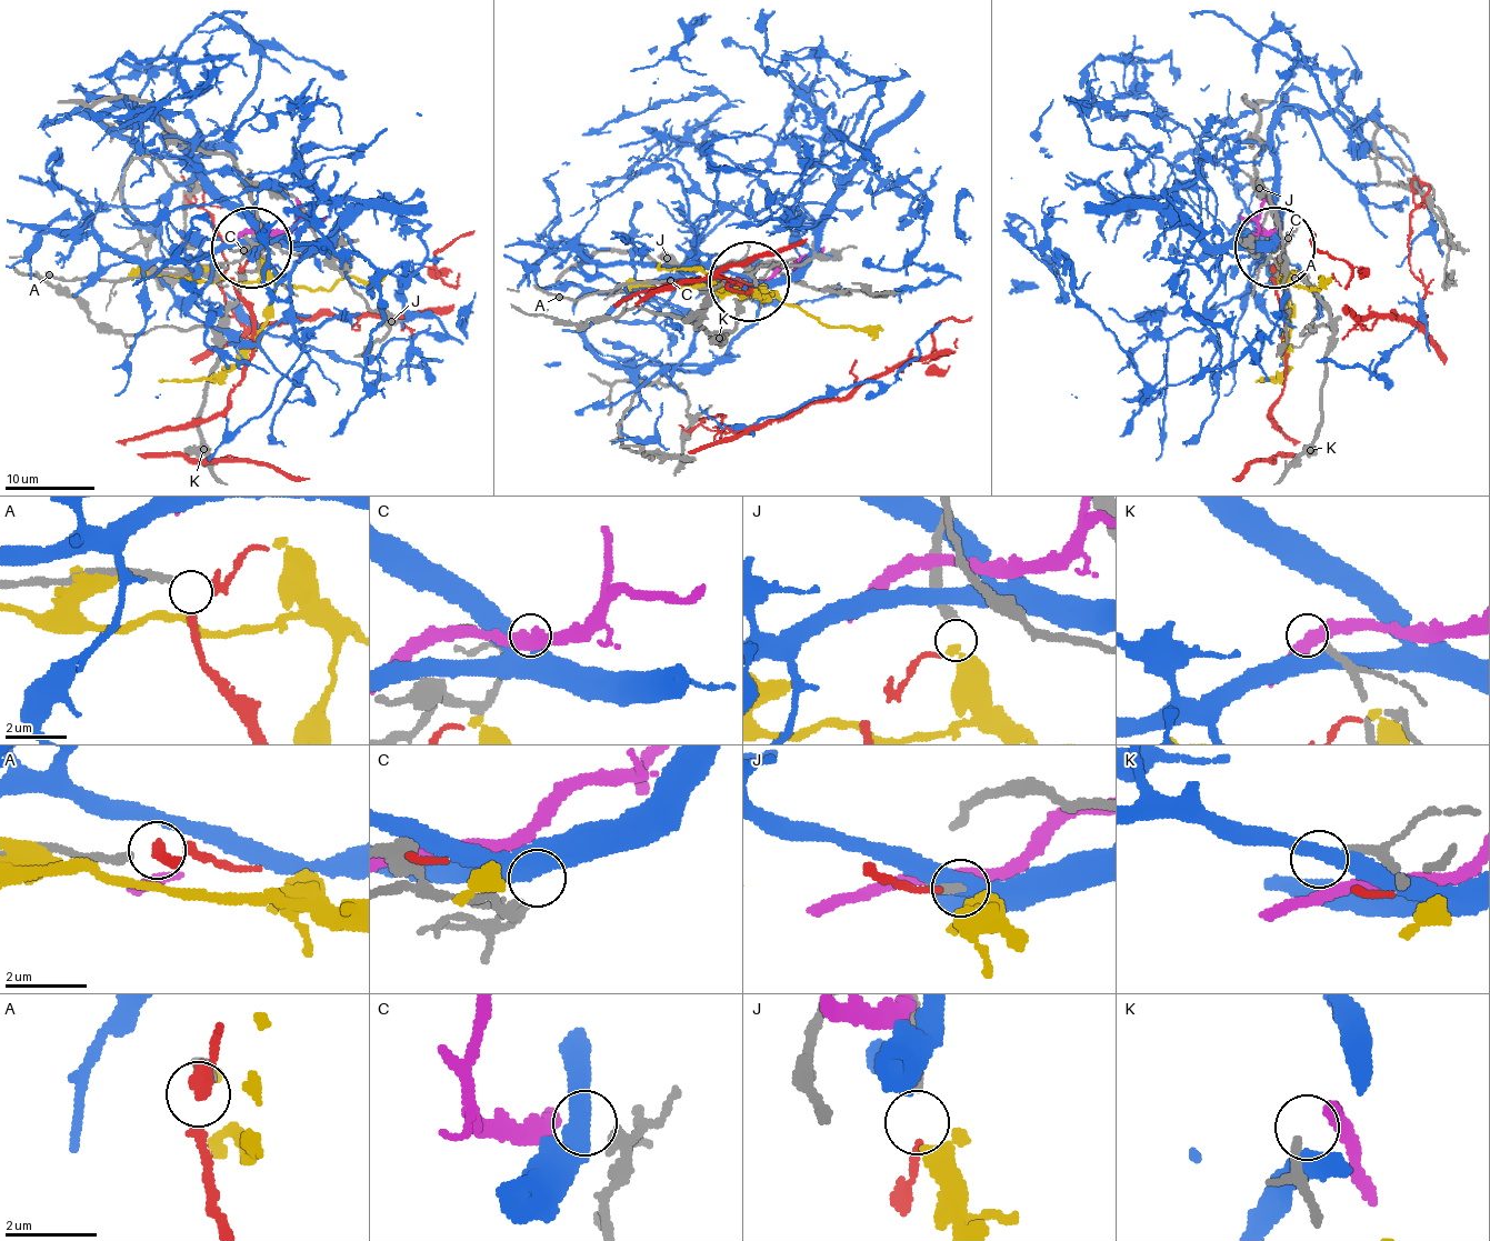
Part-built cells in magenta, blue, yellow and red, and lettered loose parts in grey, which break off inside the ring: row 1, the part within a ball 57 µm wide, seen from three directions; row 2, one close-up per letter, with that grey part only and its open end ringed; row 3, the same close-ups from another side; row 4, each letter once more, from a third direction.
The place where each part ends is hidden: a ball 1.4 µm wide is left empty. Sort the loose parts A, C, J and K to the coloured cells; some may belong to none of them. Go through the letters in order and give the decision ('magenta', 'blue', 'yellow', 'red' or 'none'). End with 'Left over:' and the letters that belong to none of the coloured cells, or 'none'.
A: red
C: blue
J: yellow
K: none
Left over: K

